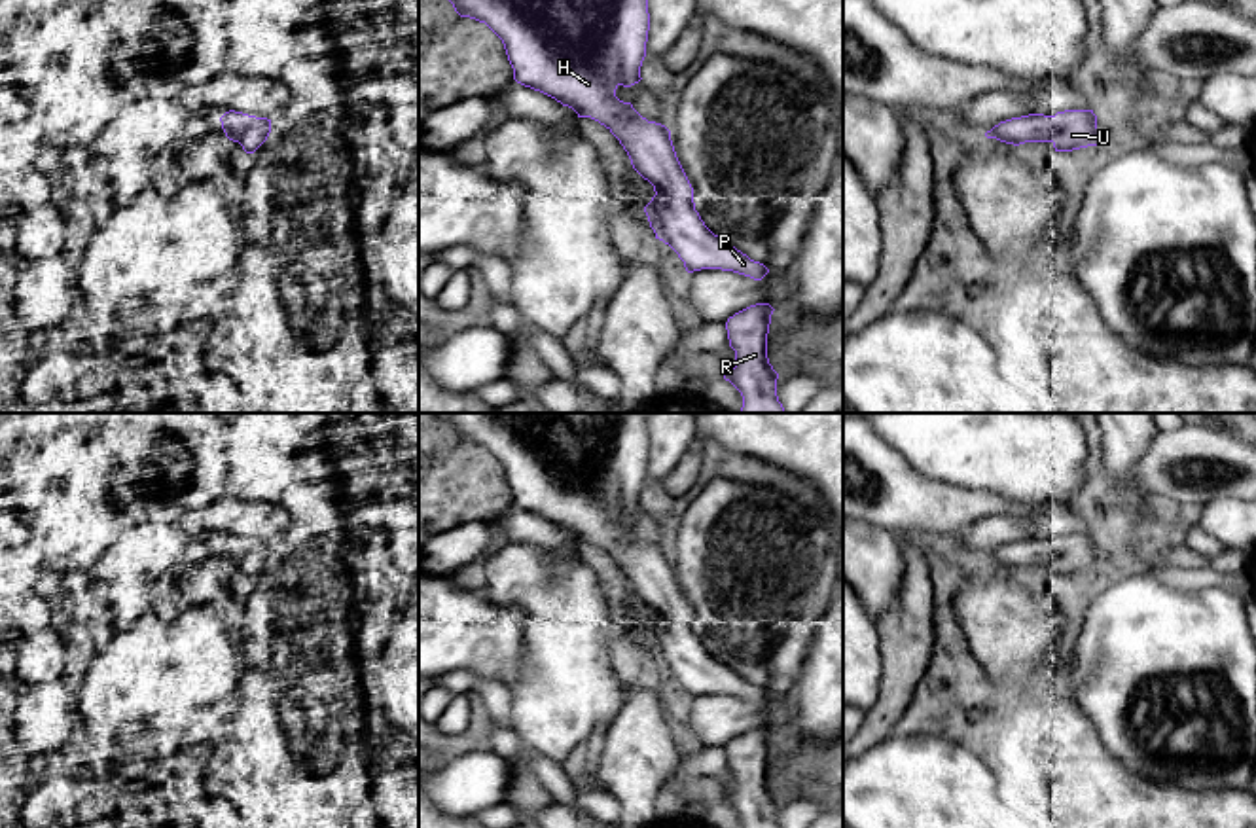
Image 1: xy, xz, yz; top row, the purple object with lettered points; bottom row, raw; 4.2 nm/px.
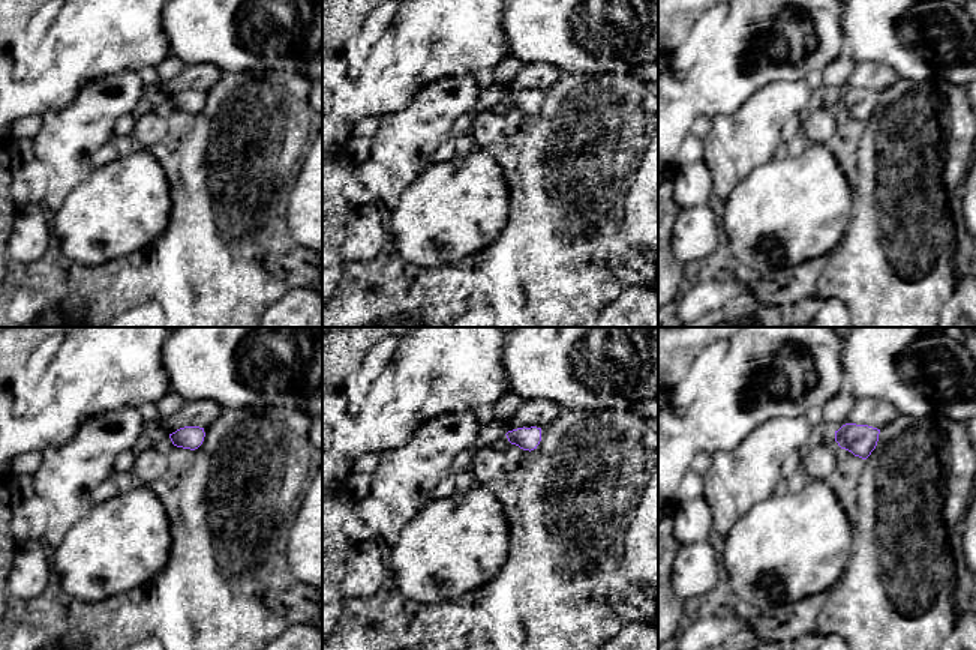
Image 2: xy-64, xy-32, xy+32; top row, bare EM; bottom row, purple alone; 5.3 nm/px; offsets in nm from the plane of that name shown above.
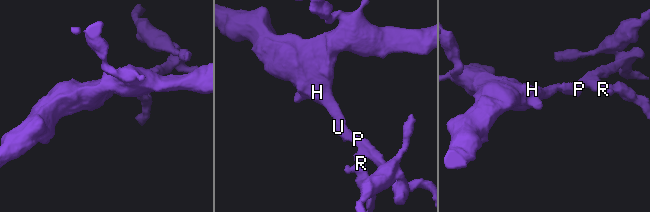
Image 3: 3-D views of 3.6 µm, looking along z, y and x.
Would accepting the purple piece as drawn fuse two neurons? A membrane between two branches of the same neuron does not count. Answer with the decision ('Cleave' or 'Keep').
Keep

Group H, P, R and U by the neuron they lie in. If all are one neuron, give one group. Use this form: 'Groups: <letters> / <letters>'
Groups: H P R U

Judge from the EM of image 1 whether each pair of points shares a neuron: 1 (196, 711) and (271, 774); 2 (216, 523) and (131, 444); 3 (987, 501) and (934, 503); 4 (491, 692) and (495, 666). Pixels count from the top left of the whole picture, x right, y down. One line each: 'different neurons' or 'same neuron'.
1: different neurons
2: different neurons
3: same neuron
4: different neurons

